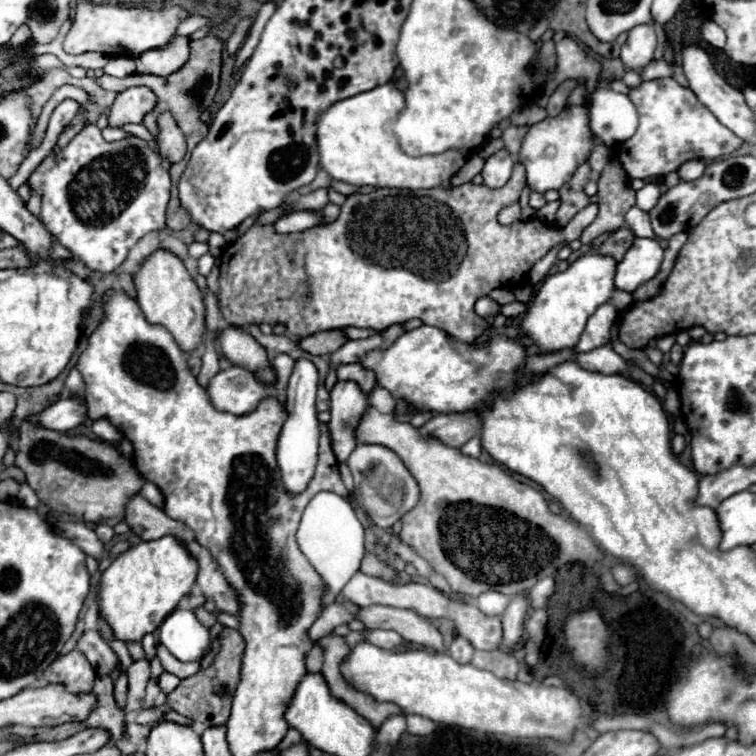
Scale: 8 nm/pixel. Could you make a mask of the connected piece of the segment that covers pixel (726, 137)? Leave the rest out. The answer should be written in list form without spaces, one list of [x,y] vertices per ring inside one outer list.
[[[673,77],[643,81],[639,87],[629,89],[629,99],[635,103],[639,111],[639,127],[637,127],[637,133],[631,139],[627,139],[627,143],[623,143],[625,157],[617,157],[617,159],[627,169],[627,175],[631,179],[665,177],[667,173],[677,171],[689,159],[705,159],[705,157],[723,159],[743,145],[743,139],[733,135],[733,131],[725,129],[725,125],[721,125],[719,119],[711,115],[709,109],[693,95],[693,91],[689,87],[681,87]]]

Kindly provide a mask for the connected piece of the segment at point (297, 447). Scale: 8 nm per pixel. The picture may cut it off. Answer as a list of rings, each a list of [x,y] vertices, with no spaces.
[[[297,359],[293,373],[289,377],[289,385],[287,385],[285,407],[287,407],[289,419],[283,425],[279,447],[277,447],[277,461],[281,467],[283,483],[291,493],[301,493],[307,487],[317,465],[317,447],[319,447],[319,419],[317,419],[317,409],[315,409],[317,385],[319,385],[317,367],[309,359]]]

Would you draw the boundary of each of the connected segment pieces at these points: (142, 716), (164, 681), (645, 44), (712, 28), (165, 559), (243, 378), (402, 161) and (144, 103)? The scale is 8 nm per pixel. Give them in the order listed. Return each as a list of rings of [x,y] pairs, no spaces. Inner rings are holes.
[[[151,707],[151,709],[141,711],[135,721],[137,721],[137,723],[157,723],[165,713],[167,713],[165,707]]]
[[[165,671],[165,673],[161,675],[161,679],[159,679],[159,687],[161,687],[161,691],[163,691],[165,695],[169,695],[169,693],[179,685],[179,681],[181,681],[181,679],[179,679],[177,675]]]
[[[637,25],[629,31],[629,39],[621,47],[621,61],[627,69],[643,69],[653,61],[657,45],[653,25]]]
[[[705,21],[703,23],[703,27],[701,27],[701,35],[703,35],[703,39],[707,41],[707,43],[711,43],[713,47],[723,47],[725,45],[725,31],[717,25],[717,23],[713,23],[713,21]]]
[[[165,535],[161,539],[153,541],[141,541],[133,547],[129,547],[125,553],[121,553],[101,575],[101,613],[105,615],[107,623],[111,625],[113,633],[121,641],[141,641],[145,633],[151,633],[161,625],[161,621],[177,607],[177,603],[191,593],[191,587],[197,577],[197,559],[189,555],[189,549],[185,543],[181,543],[173,535]]]
[[[231,365],[211,377],[207,395],[215,409],[245,415],[251,413],[267,395],[267,387],[251,371]]]
[[[385,83],[361,95],[333,103],[317,117],[317,153],[319,165],[333,179],[349,185],[371,185],[371,187],[399,187],[399,189],[431,189],[447,185],[451,177],[465,165],[467,155],[457,149],[441,155],[409,157],[401,151],[389,121],[393,121],[405,107],[403,93],[393,85]]]
[[[131,87],[117,95],[111,113],[109,125],[121,127],[125,123],[141,123],[143,117],[157,105],[157,95],[147,87]]]

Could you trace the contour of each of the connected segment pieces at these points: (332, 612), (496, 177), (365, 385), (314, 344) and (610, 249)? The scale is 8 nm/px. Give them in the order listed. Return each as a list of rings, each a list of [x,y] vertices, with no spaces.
[[[337,599],[335,603],[331,603],[331,605],[323,611],[323,615],[321,615],[321,617],[313,623],[313,627],[309,629],[311,641],[317,641],[317,639],[321,639],[323,635],[327,635],[329,631],[333,631],[335,627],[357,619],[357,611],[361,611],[359,605],[349,603],[349,601],[343,601],[343,599]]]
[[[507,149],[497,151],[495,155],[491,155],[491,157],[485,161],[485,167],[483,167],[483,171],[481,171],[483,183],[485,183],[487,187],[493,187],[493,189],[503,187],[503,185],[509,181],[513,163],[515,163],[515,155],[511,155]]]
[[[341,363],[341,367],[337,367],[337,377],[341,381],[351,379],[351,381],[359,383],[359,387],[363,389],[363,393],[371,393],[373,387],[377,385],[373,371],[361,367],[361,363]]]
[[[331,329],[331,331],[319,331],[315,335],[299,339],[299,345],[311,355],[331,355],[347,341],[349,339],[341,329]]]
[[[621,227],[621,229],[617,229],[615,233],[609,235],[609,239],[597,249],[597,253],[599,255],[609,255],[609,257],[613,257],[619,263],[633,241],[635,241],[633,231],[629,227]]]

